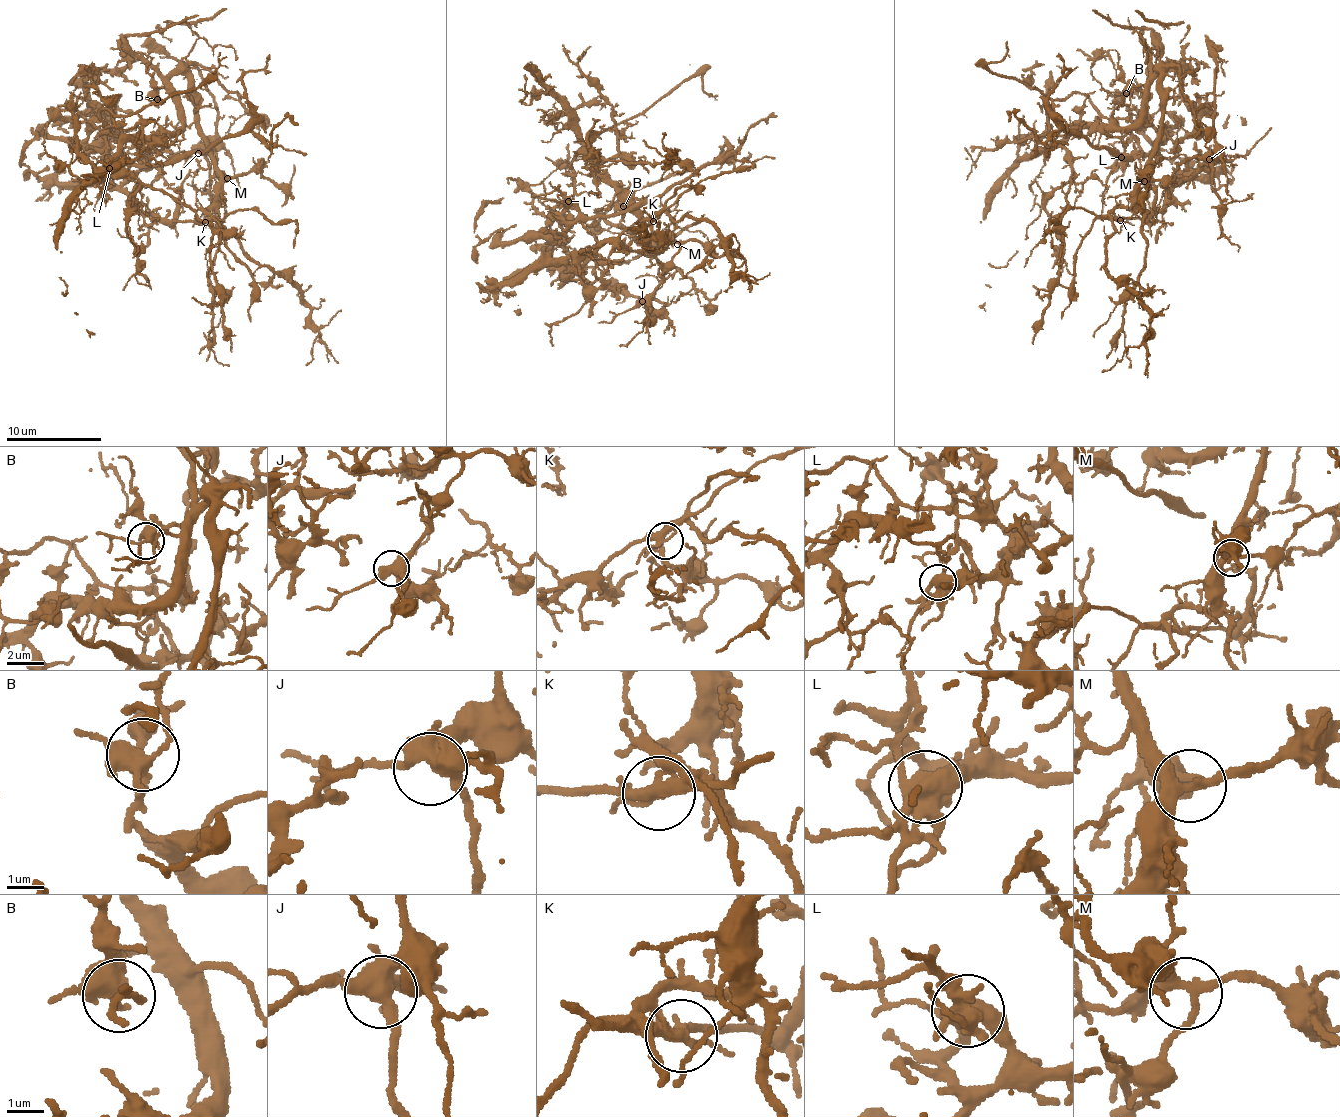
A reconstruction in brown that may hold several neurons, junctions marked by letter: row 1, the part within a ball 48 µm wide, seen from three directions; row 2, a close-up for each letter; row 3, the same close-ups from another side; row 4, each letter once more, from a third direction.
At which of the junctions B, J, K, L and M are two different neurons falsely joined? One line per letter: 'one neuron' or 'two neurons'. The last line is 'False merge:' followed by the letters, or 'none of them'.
B: one neuron
J: one neuron
K: two neurons
L: two neurons
M: one neuron
False merge: K, L

